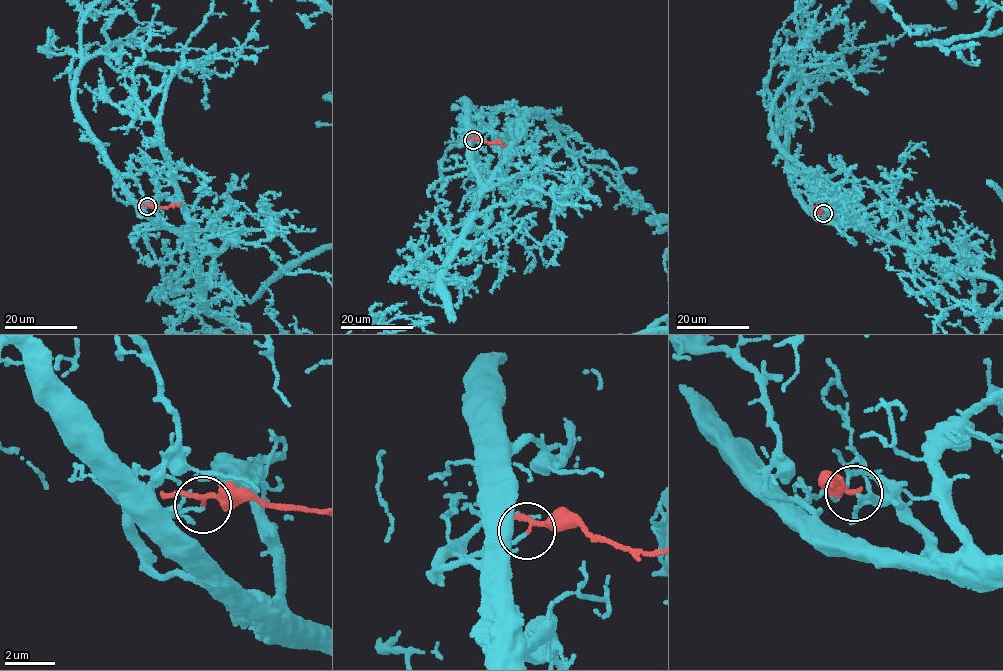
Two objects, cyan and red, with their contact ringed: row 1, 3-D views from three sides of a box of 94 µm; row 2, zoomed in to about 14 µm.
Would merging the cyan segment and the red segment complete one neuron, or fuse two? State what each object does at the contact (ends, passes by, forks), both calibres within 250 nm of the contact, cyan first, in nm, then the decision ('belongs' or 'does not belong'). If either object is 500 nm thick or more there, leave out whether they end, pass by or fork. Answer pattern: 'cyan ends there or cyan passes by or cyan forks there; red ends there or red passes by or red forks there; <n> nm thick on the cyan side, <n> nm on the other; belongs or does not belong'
cyan ends there; red passes by; 130 nm thick on the cyan side, 160 nm on the other; does not belong

